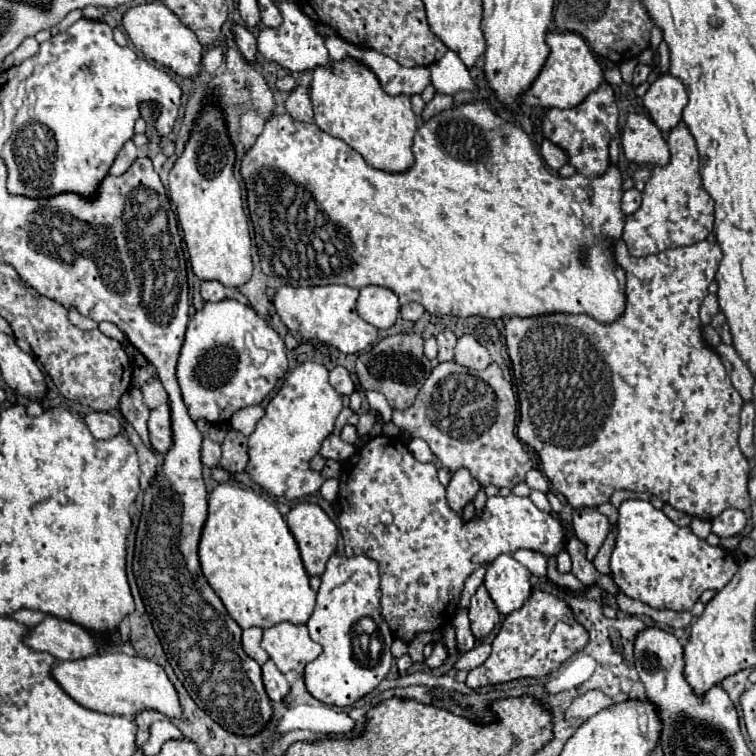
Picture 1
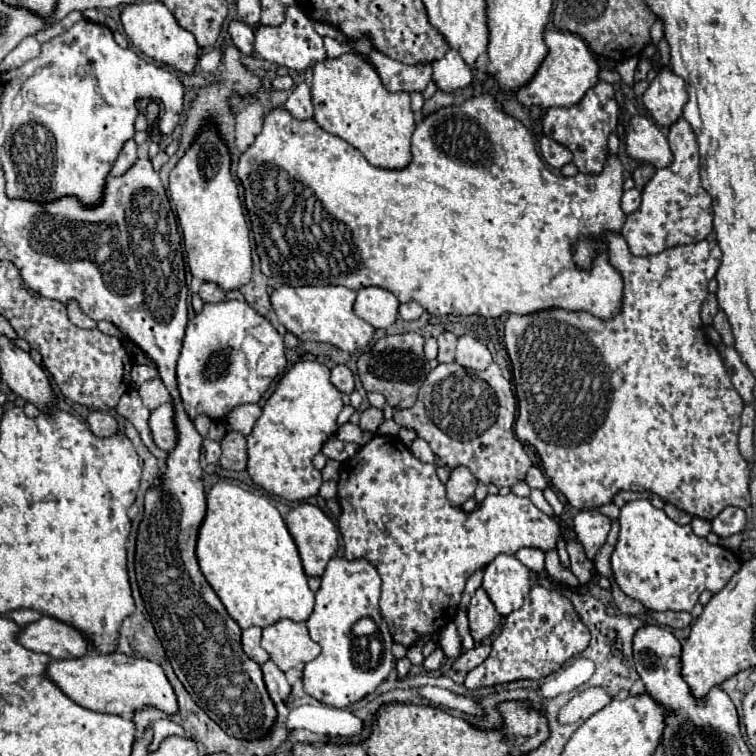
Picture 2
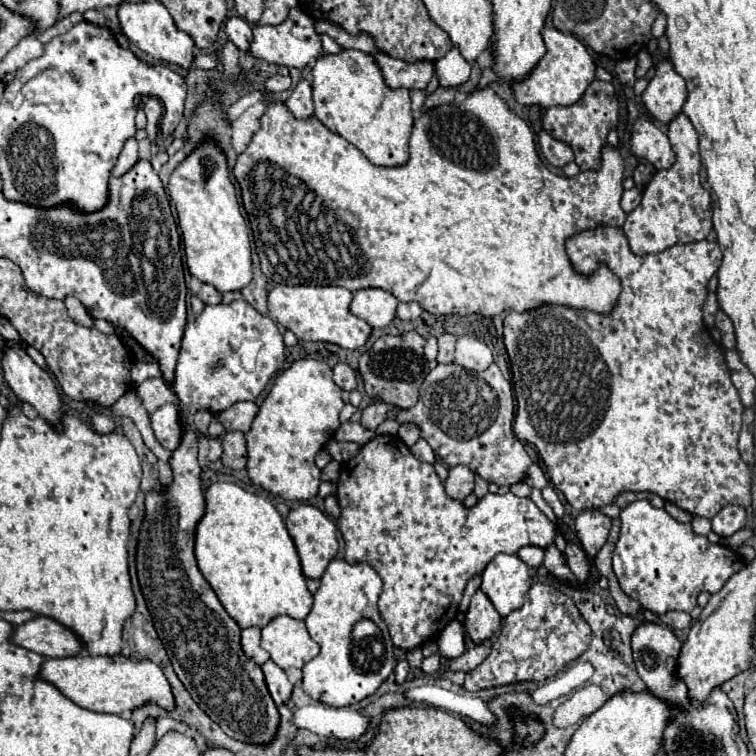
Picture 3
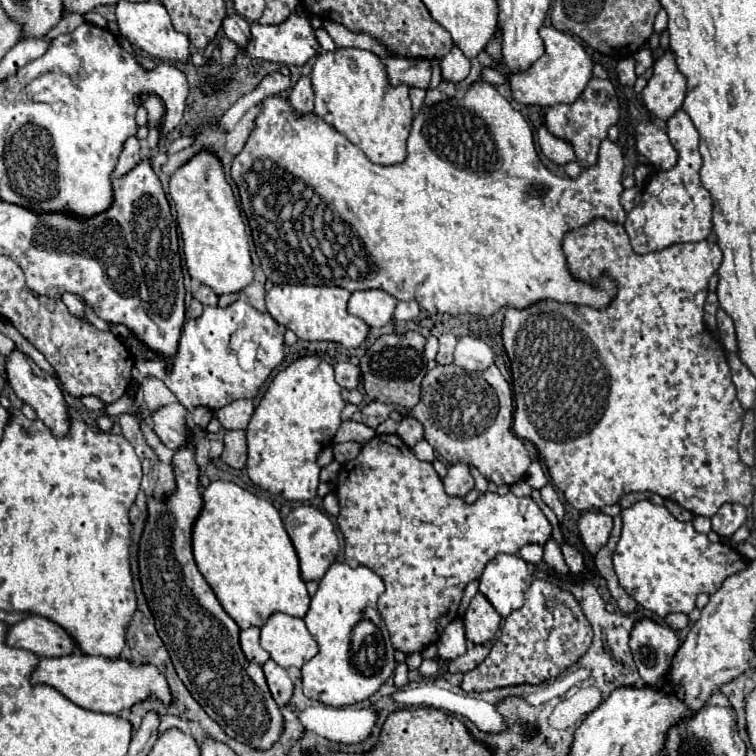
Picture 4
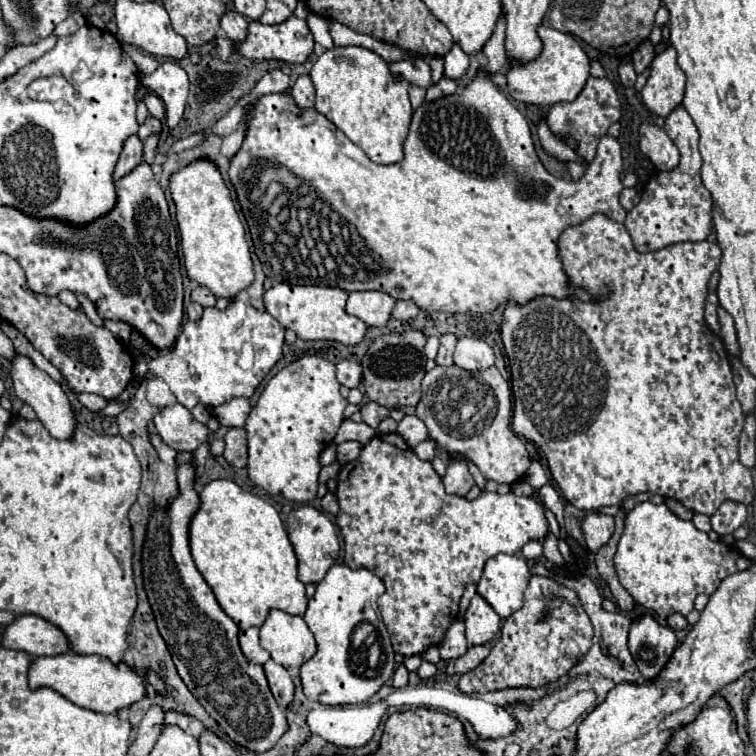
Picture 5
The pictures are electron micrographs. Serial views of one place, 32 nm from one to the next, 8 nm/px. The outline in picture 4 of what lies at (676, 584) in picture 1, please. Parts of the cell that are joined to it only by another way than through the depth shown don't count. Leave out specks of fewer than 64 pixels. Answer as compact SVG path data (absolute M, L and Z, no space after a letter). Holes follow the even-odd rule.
M642 500L642 502L636 502L632 508L622 510L622 520L624 520L622 536L614 552L616 576L620 580L620 586L640 606L658 614L660 618L666 618L666 614L670 612L690 614L694 610L694 602L700 592L714 594L730 574L736 574L748 566L748 562L744 560L744 556L740 556L740 552L732 550L730 546L722 542L710 542L706 534L700 534L694 530L692 522L676 520L666 510L666 506L654 506L652 502Z

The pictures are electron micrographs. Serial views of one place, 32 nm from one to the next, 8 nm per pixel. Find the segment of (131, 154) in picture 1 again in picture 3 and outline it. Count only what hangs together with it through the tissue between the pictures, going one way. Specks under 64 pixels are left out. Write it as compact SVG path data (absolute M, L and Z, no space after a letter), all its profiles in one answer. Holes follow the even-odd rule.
M128 138L122 152L120 152L120 156L118 156L118 162L112 170L112 176L126 174L136 162L138 162L138 142L136 142L136 138Z

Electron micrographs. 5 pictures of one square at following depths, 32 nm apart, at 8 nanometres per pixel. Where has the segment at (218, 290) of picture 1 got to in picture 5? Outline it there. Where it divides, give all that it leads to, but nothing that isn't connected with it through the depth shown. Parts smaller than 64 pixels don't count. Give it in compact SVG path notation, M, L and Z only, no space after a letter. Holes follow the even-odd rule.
M198 286L198 288L194 288L190 298L192 298L192 302L198 302L198 304L200 304L200 306L204 306L204 308L208 308L208 306L214 306L214 302L216 302L214 294L212 294L208 288L204 288L204 286Z

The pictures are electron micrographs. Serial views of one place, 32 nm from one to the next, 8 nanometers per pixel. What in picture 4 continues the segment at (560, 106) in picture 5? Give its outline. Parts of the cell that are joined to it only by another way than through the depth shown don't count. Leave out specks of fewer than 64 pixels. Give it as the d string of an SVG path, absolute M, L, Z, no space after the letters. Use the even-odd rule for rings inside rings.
M592 78L586 86L586 90L580 94L580 98L572 104L556 104L550 106L544 118L546 128L562 138L568 140L576 152L576 158L580 162L582 168L588 168L596 162L598 158L598 146L600 142L606 138L606 132L612 124L616 124L620 118L620 104L618 104L618 96L616 90L612 86L610 80L600 80L600 78Z

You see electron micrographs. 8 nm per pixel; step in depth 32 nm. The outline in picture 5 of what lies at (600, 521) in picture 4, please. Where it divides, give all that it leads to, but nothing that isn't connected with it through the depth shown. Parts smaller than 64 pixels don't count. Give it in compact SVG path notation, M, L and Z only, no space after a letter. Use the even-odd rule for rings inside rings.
M590 512L584 522L582 522L582 530L586 536L586 544L592 552L596 552L598 548L602 548L612 532L614 532L614 516L606 516L600 512Z

